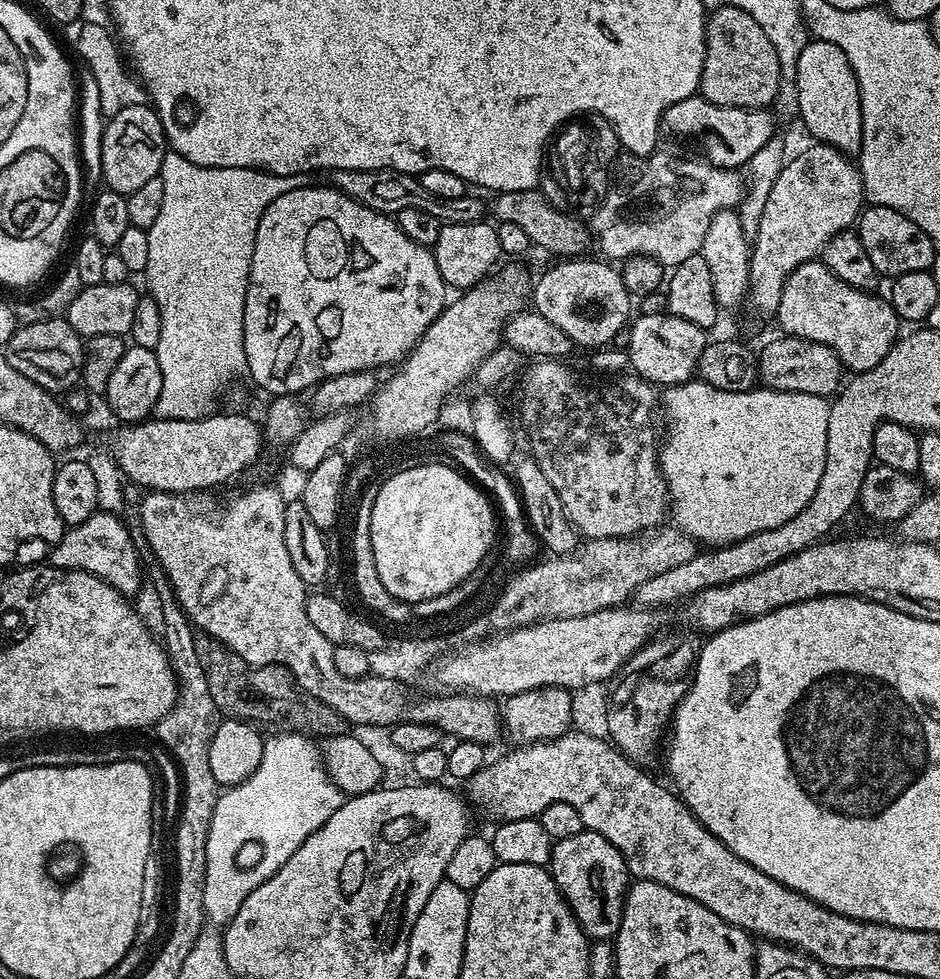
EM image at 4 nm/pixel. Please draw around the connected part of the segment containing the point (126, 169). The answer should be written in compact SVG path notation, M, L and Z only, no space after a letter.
M148 104L132 105L114 114L105 123L101 144L103 183L111 191L128 196L145 182L150 182L150 178L159 176L165 151L164 127L156 116L155 107Z

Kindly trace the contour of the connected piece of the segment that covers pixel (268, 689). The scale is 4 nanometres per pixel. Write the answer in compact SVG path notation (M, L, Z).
M199 630L193 633L193 640L210 698L223 717L256 726L270 726L272 730L280 732L303 732L312 736L318 734L325 739L342 736L349 731L348 720L342 718L333 707L300 692L296 680L280 664L254 667L236 652L230 651L220 640Z

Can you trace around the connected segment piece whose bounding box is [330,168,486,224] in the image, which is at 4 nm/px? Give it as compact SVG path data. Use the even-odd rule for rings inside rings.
M337 168L331 173L331 176L331 187L375 212L395 214L407 208L426 210L446 224L479 224L486 216L486 200L484 204L482 197L465 194L462 198L438 198L426 191L420 185L419 179L410 172L395 172L389 168L386 170Z

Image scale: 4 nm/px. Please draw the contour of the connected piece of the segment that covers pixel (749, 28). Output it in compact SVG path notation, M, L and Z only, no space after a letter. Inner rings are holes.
M726 6L716 8L713 13L706 20L706 51L699 95L718 106L768 108L778 94L780 67L766 30L741 8Z

